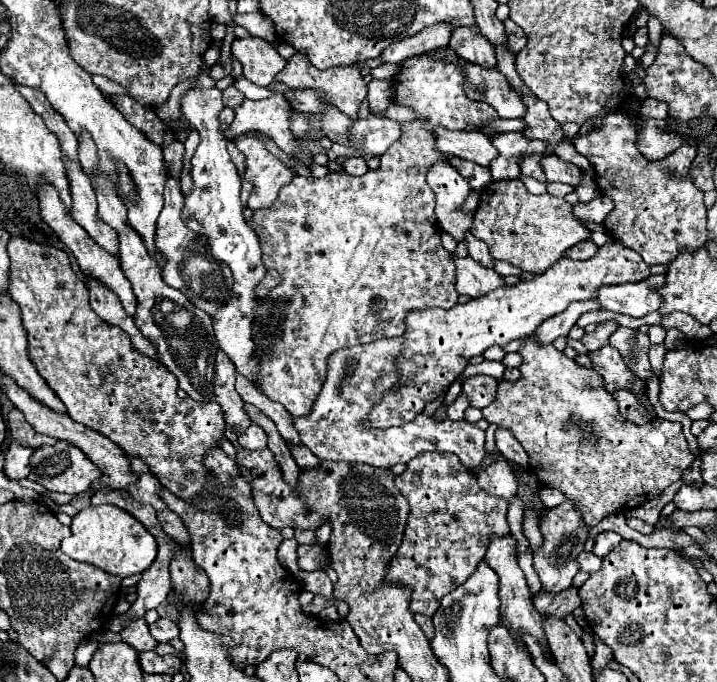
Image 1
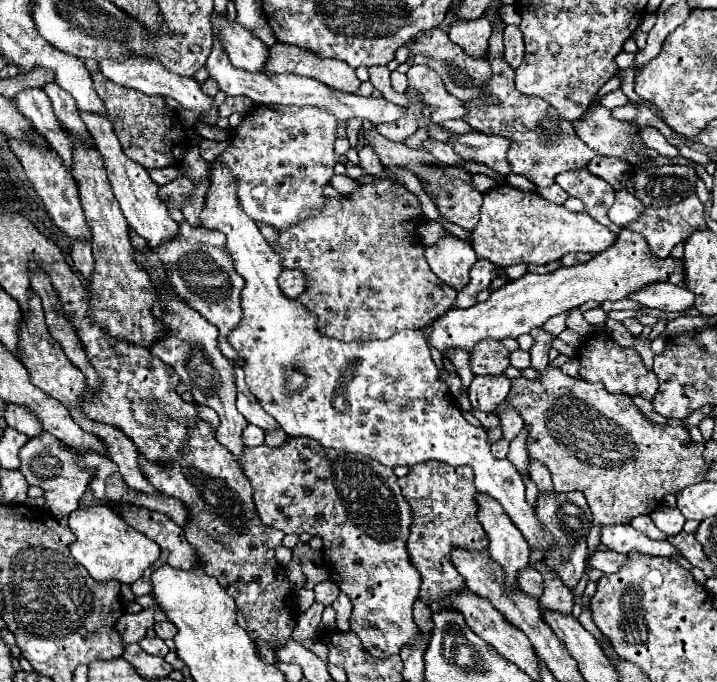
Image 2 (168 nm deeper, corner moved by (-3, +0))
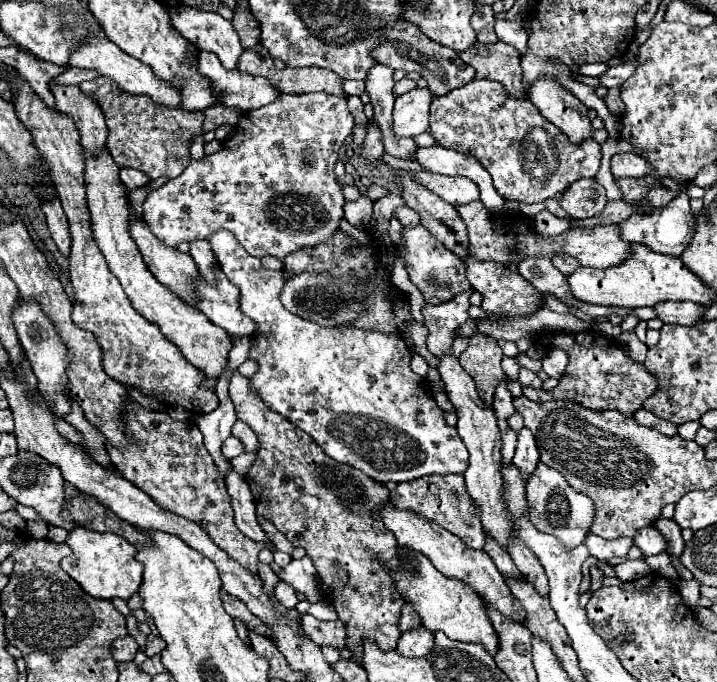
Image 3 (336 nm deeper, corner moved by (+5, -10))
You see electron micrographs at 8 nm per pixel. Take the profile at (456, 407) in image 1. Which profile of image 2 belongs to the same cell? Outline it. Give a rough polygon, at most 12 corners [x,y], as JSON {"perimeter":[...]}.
{"perimeter":[[464,350],[448,352],[448,358],[466,390],[474,378],[470,354]]}

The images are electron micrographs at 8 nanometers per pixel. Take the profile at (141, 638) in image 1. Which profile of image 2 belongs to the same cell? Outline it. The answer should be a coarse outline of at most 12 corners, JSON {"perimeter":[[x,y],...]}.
{"perimeter":[[144,636],[138,644],[148,654],[166,656],[168,646],[158,636]]}

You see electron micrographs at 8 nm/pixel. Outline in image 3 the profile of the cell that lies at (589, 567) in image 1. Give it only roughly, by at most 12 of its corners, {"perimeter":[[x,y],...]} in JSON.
{"perimeter":[[644,558],[616,564],[620,580],[636,580],[652,572]]}

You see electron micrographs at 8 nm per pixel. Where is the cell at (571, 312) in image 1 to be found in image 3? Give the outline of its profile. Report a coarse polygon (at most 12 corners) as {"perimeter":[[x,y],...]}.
{"perimeter":[[520,368],[520,386],[542,388],[534,372]]}

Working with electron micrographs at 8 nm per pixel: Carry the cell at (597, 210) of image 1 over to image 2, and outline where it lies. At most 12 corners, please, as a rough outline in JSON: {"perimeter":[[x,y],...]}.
{"perimeter":[[618,190],[608,218],[624,228],[642,214],[642,202]]}

